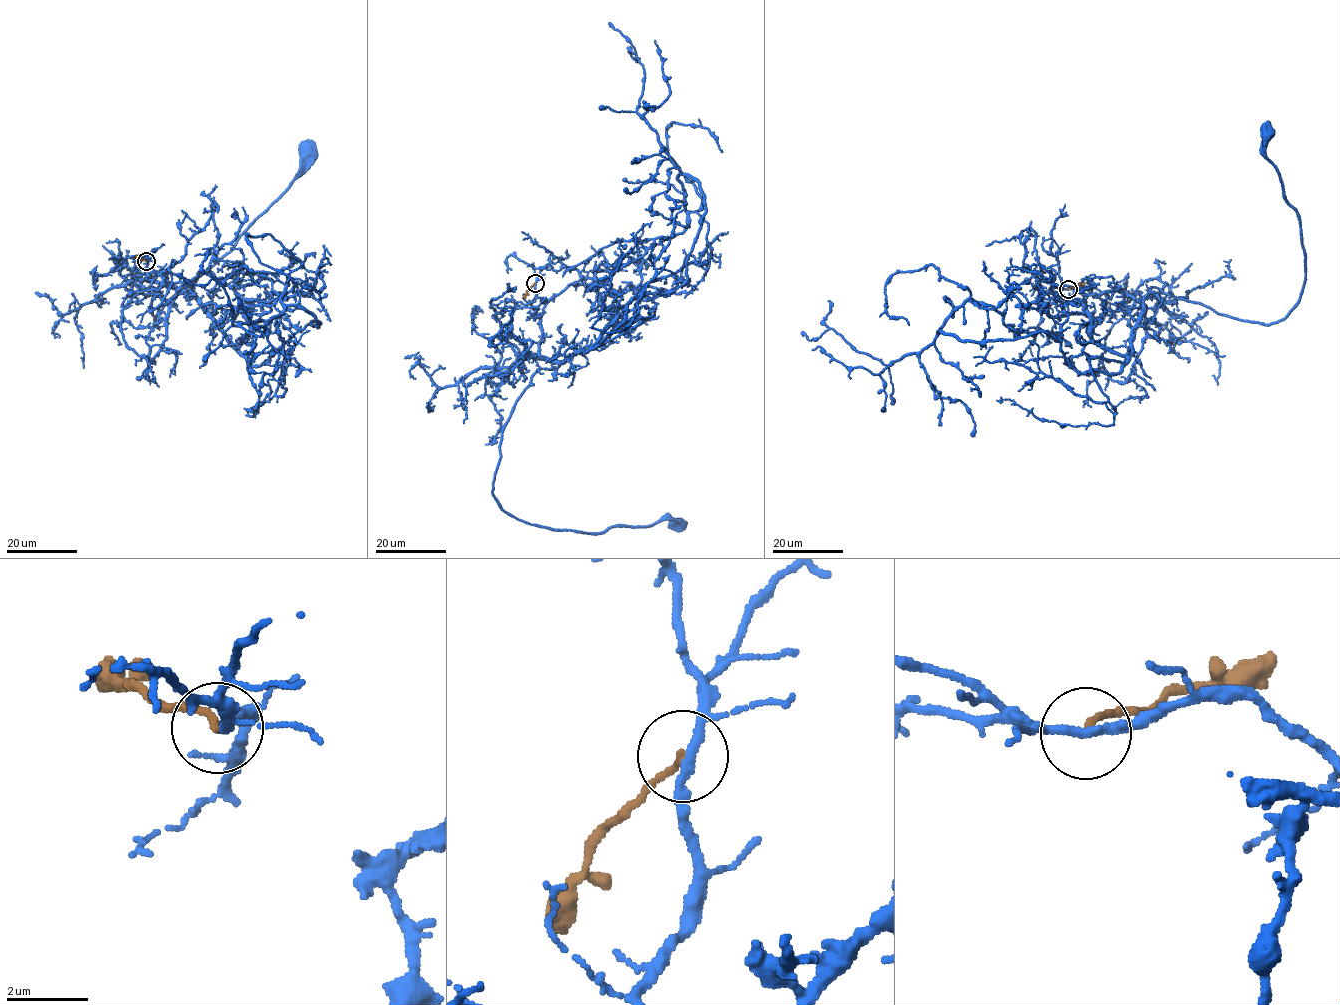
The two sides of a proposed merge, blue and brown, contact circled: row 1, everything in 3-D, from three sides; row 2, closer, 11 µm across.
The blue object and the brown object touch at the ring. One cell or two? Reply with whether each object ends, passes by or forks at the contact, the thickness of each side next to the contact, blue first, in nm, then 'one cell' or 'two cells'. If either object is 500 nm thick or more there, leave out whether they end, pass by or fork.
blue forks | brown ends | 170/160 nm | two cells

